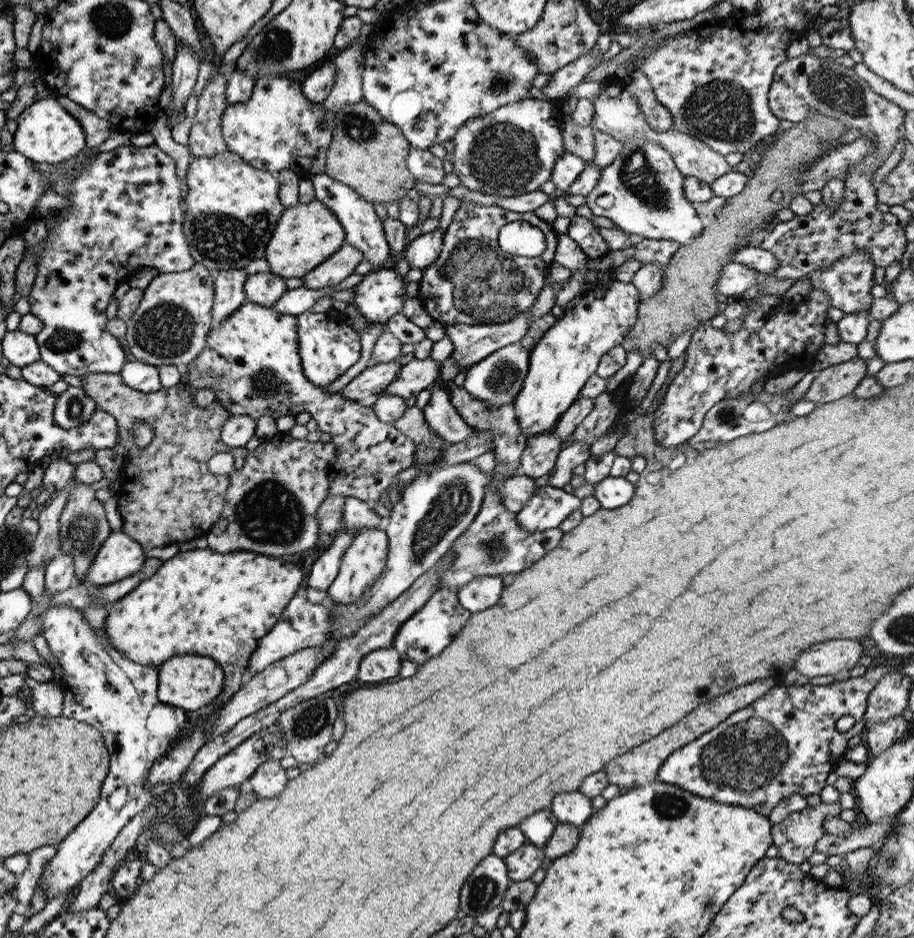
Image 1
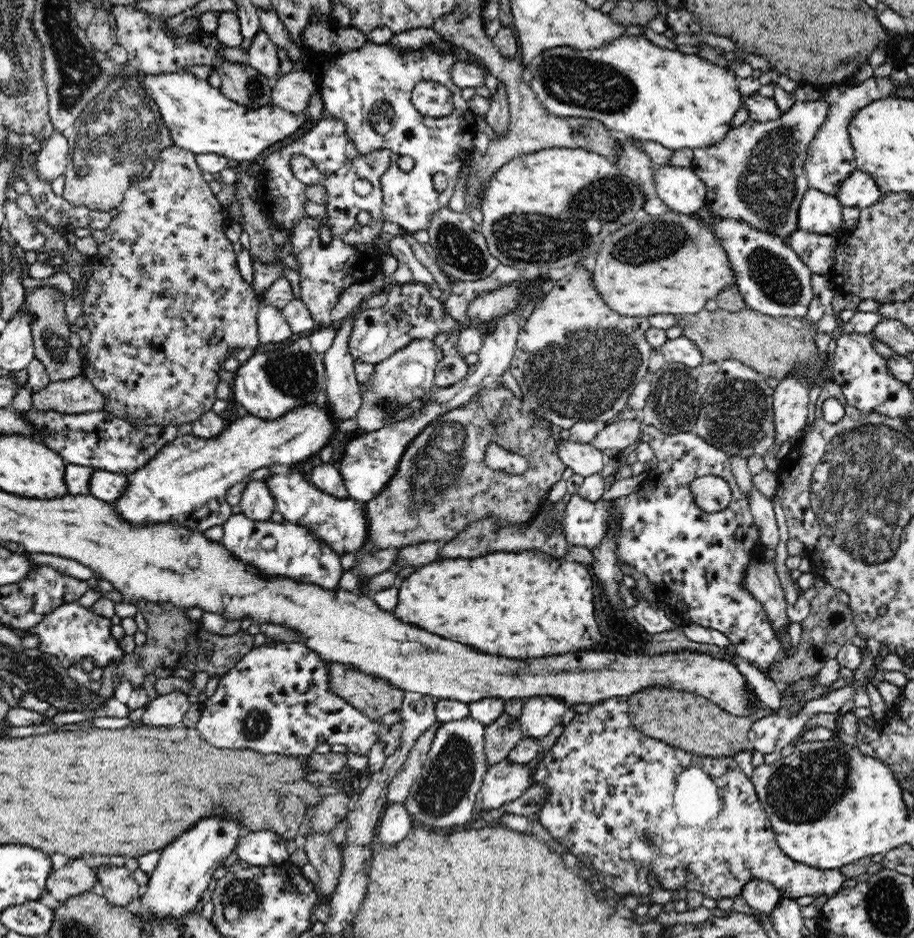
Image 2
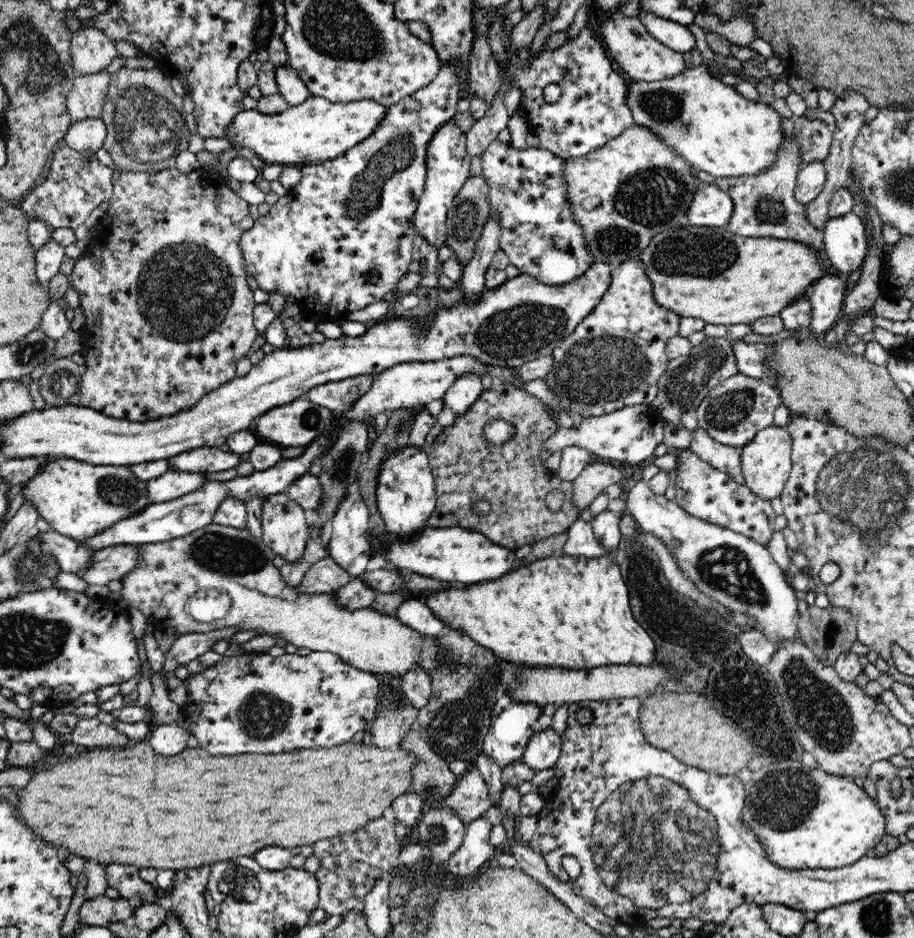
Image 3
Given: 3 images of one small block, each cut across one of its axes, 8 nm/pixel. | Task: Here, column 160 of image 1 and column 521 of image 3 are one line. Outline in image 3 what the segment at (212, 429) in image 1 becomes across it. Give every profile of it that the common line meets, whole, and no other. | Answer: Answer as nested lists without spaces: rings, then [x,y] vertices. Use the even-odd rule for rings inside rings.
[[[495,382],[484,390],[478,399],[470,404],[465,415],[456,416],[455,422],[450,426],[444,426],[432,443],[422,446],[428,455],[436,483],[436,506],[426,518],[426,526],[468,529],[482,533],[494,544],[513,550],[526,544],[533,545],[553,534],[566,533],[569,526],[579,518],[579,509],[576,508],[573,499],[573,481],[562,480],[556,471],[548,470],[540,458],[543,444],[557,431],[557,427],[556,418],[549,406],[523,388],[512,383]],[[496,420],[505,421],[514,427],[514,436],[502,444],[489,441],[484,432],[484,427]],[[552,490],[564,492],[564,502],[557,512],[550,512],[544,503],[546,494]],[[480,498],[487,498],[491,504],[490,514],[483,517],[478,517],[470,511],[470,506]]]

